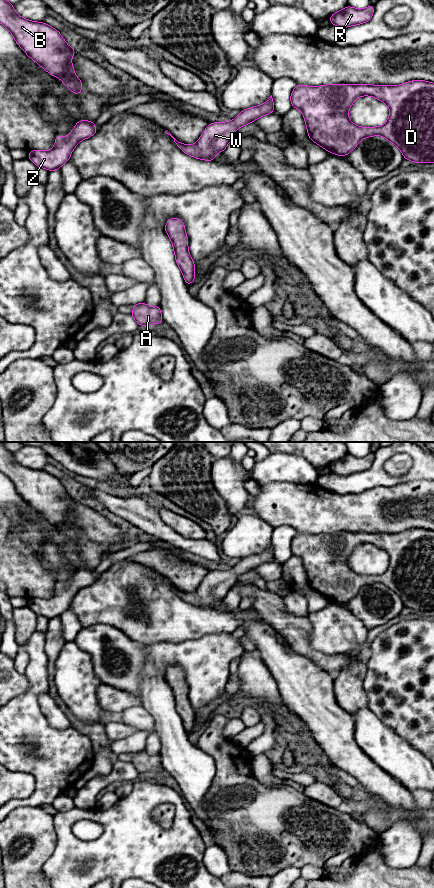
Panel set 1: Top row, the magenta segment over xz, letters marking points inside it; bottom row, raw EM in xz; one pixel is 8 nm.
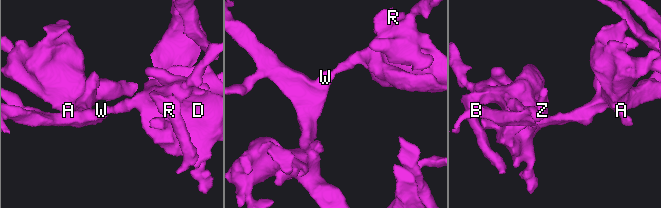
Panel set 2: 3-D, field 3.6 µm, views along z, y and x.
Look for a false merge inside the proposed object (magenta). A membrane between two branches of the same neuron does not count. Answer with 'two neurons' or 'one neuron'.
one neuron

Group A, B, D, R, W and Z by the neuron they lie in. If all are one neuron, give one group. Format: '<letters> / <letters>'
A B D R W Z

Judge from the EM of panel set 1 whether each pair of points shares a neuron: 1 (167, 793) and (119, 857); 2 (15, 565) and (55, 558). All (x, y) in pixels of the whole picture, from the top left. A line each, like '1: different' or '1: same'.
1: same
2: different

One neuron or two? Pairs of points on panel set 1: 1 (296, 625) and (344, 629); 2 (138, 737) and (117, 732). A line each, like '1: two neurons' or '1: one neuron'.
1: two neurons
2: two neurons

